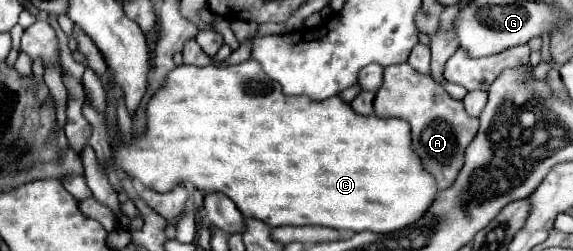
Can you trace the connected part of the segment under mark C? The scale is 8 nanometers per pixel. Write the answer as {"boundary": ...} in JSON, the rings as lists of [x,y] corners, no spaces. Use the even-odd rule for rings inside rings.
{"boundary":[[[248,59],[238,65],[206,65],[206,67],[194,67],[194,65],[180,65],[174,67],[168,75],[164,85],[152,95],[152,99],[146,105],[146,131],[142,135],[134,135],[128,145],[118,145],[112,151],[114,167],[122,169],[130,177],[138,179],[144,187],[154,189],[158,193],[168,193],[178,185],[190,183],[200,193],[224,193],[230,197],[236,207],[242,211],[244,217],[254,217],[258,221],[268,223],[268,227],[282,227],[282,225],[324,225],[332,229],[348,229],[348,231],[372,231],[372,233],[384,233],[384,231],[398,231],[400,227],[408,227],[408,223],[414,223],[424,215],[428,209],[428,203],[436,199],[438,187],[432,175],[420,167],[420,157],[412,149],[410,141],[410,127],[402,119],[376,119],[376,115],[362,117],[352,111],[352,107],[342,97],[330,97],[324,101],[310,101],[308,97],[292,97],[284,95],[280,83],[270,79],[262,69],[260,63],[254,59]]]}

